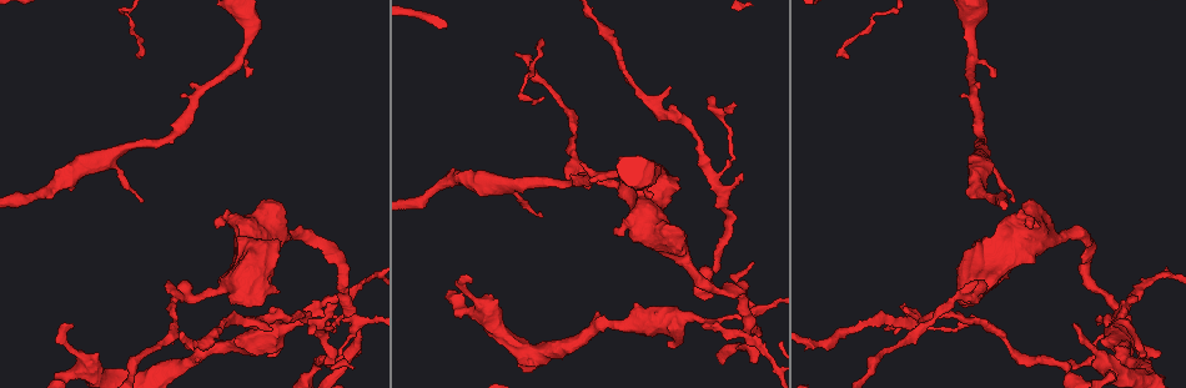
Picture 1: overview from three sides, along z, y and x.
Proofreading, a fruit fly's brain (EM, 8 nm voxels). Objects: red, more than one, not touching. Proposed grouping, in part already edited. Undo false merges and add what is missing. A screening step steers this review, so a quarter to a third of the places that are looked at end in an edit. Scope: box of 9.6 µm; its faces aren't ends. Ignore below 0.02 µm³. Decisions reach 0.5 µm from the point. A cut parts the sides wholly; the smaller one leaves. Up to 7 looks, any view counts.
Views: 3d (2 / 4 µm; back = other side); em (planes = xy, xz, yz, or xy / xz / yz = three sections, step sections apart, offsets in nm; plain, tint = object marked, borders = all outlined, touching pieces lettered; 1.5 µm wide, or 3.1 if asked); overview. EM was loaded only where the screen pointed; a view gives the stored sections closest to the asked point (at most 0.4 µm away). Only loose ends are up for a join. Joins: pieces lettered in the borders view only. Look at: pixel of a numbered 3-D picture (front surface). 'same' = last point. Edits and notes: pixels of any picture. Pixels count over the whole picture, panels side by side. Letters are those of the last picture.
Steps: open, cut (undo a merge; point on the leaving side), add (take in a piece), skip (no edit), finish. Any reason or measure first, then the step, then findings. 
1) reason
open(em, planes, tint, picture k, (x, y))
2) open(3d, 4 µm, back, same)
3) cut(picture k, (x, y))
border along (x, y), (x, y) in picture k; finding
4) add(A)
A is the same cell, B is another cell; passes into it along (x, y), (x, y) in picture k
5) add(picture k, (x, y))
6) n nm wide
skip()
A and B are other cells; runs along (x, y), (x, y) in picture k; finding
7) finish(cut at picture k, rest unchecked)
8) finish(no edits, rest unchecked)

thin end
open(em, xy, step 4, borders, picture 1, (710, 95))

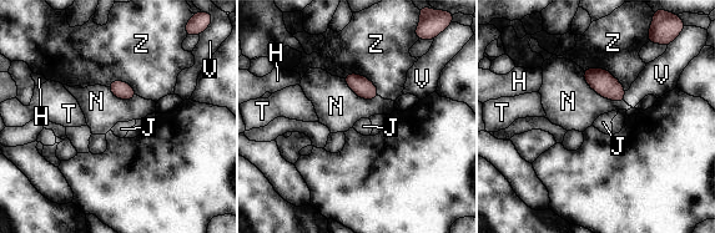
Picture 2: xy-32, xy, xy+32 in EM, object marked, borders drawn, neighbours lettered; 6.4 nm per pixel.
skip()
H, J, N, T, V and Z are other cells; border along (342, 77), (362, 74), (379, 95) in picture 2; no lettered piece goes on from it

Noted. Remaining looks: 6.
branch stops here
open(em, planes, tint, picture 1, (972, 313))

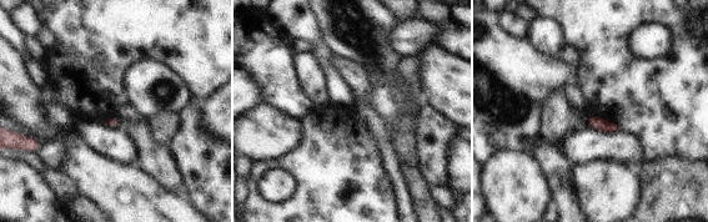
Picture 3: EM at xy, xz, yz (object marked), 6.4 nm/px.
what lies round it
open(em, planes, borders, same)

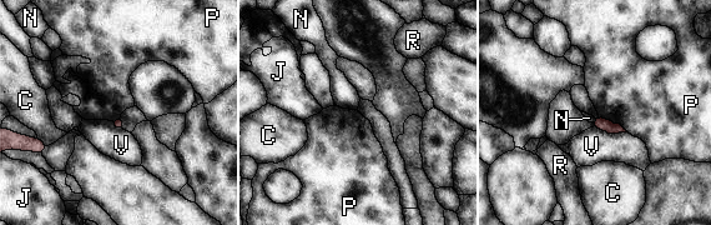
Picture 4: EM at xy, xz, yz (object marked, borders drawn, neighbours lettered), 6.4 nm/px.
80 nm wide
skip()
C, J, N, P, R and V are other cells; border along (599, 115), (619, 123), (628, 131) in picture 4; none of them fits

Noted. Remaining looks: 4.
thick turns thin
open(em, planes, plain, picture 1, (1109, 371))

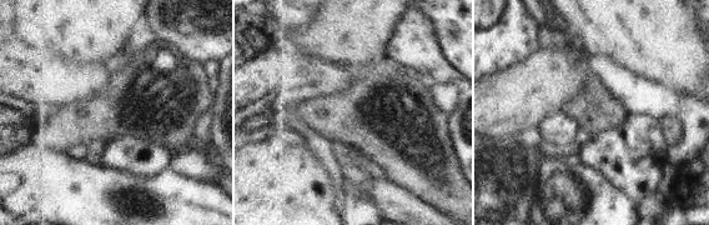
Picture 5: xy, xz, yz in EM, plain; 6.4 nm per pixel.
what lies round it
open(em, planes, borders, same)

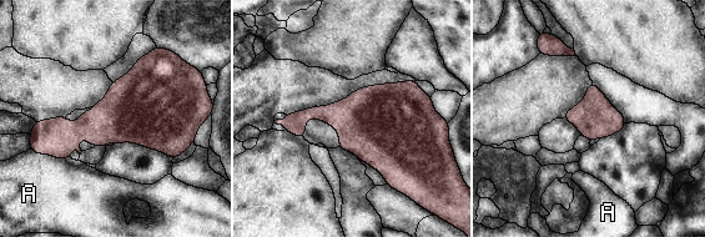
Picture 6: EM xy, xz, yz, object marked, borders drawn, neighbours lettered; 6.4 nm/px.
skip()
A is another cell; border along (35, 152), (70, 159) in picture 6; all the same cell

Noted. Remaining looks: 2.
finish(no edits, rest unchecked)

